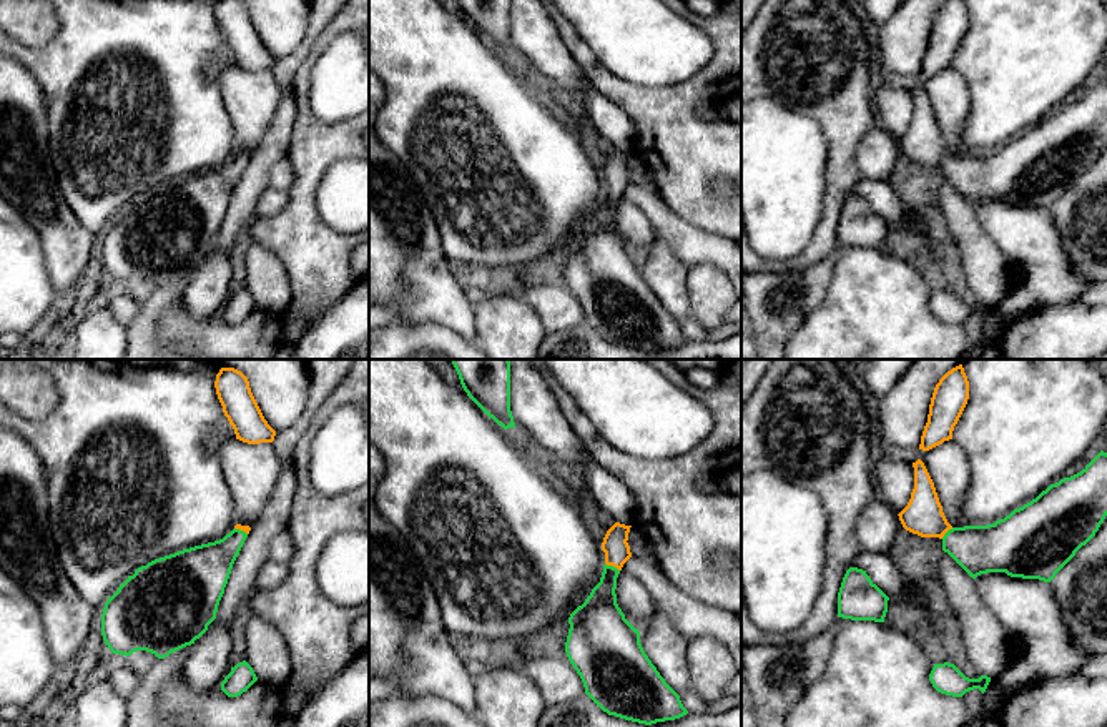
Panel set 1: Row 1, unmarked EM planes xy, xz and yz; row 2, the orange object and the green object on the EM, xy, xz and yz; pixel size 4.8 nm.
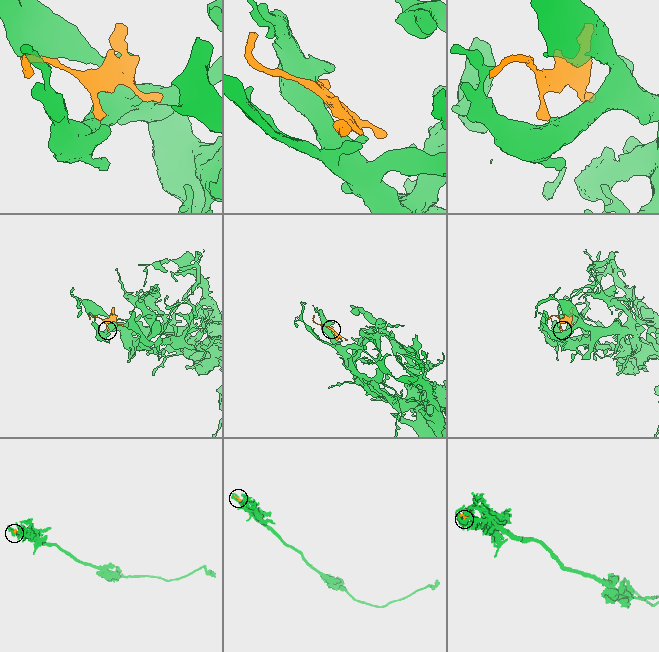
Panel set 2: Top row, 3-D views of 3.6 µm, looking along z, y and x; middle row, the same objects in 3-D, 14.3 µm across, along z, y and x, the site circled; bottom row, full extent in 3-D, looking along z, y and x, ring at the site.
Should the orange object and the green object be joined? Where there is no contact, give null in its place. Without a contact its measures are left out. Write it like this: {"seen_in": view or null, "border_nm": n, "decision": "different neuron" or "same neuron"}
{"seen_in": "xz", "border_nm": 80, "decision": "same neuron"}

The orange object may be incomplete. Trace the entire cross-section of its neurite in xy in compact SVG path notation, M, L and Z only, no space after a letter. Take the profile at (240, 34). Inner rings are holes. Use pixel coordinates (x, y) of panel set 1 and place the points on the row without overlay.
M218 0L214 15L236 67L248 72L274 68L276 58L264 47L243 0Z

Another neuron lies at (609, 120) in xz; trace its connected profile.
M592 87L583 91L580 101L587 111L587 123L617 150L635 153L635 123L622 108L608 101Z

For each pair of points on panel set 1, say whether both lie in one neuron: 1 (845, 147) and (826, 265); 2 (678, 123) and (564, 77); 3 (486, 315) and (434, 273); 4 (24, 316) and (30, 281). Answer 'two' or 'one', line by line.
1: two
2: two
3: two
4: one

